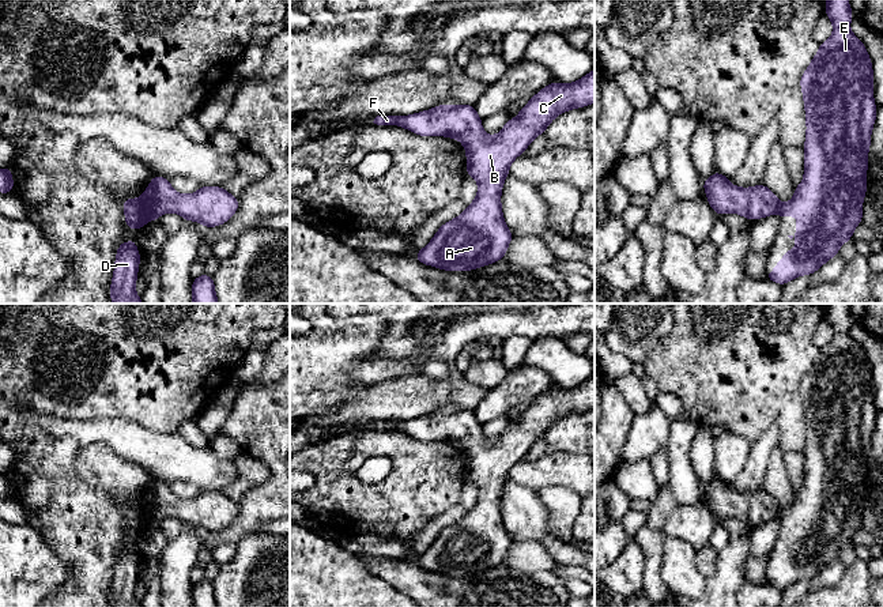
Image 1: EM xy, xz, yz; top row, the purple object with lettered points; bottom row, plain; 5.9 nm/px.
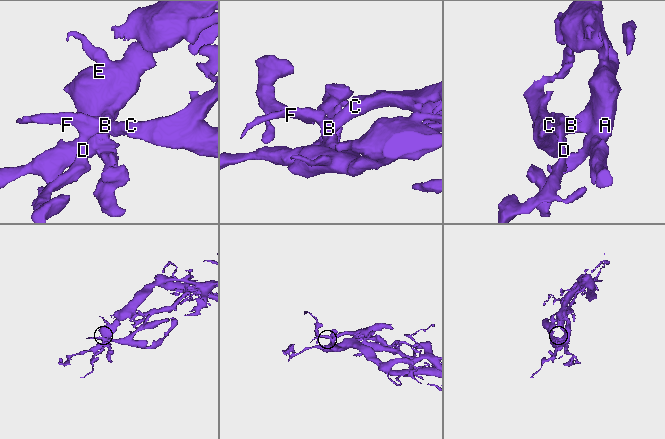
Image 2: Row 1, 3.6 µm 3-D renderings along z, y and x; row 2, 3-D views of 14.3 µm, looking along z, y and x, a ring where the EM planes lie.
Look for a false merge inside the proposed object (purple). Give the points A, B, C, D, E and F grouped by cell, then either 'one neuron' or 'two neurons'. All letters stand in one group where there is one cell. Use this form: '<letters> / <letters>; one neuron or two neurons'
A B C D E F; one neuron

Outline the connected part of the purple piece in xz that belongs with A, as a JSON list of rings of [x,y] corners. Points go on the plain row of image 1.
[[[595,374],[574,388],[552,387],[542,393],[531,406],[520,414],[516,423],[507,425],[502,436],[495,441],[483,437],[482,423],[473,410],[438,410],[430,415],[411,421],[377,421],[377,430],[399,430],[419,441],[446,441],[463,448],[467,457],[467,480],[472,480],[478,489],[478,501],[457,523],[444,528],[433,544],[414,562],[426,570],[434,570],[446,576],[469,576],[503,563],[513,543],[505,528],[501,510],[501,498],[510,468],[522,459],[531,446],[544,438],[548,429],[561,418],[589,411],[595,407]]]

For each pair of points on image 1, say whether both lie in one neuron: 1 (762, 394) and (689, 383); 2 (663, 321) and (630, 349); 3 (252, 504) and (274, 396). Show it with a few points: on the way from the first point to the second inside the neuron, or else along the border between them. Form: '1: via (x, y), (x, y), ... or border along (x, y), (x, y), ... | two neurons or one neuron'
1: via (744, 385), (706, 383) | one neuron
2: via (655, 327), (638, 340) | one neuron
3: via (275, 477), (275, 423) | one neuron

